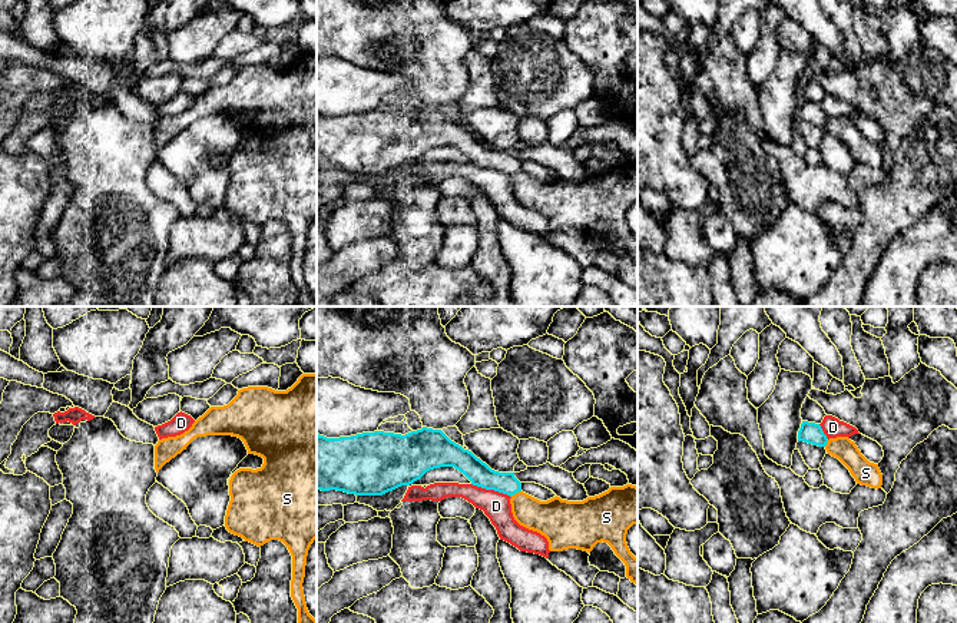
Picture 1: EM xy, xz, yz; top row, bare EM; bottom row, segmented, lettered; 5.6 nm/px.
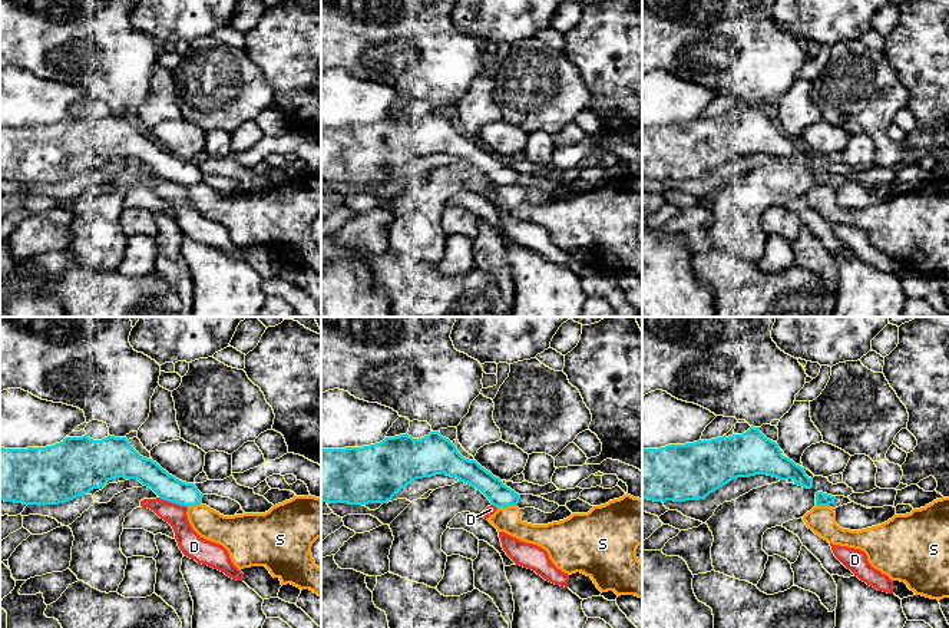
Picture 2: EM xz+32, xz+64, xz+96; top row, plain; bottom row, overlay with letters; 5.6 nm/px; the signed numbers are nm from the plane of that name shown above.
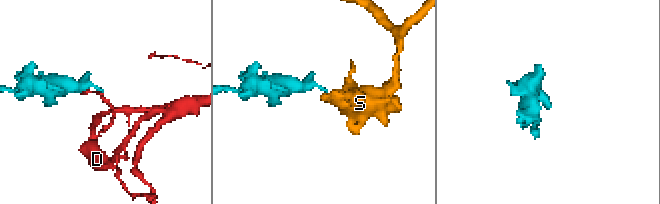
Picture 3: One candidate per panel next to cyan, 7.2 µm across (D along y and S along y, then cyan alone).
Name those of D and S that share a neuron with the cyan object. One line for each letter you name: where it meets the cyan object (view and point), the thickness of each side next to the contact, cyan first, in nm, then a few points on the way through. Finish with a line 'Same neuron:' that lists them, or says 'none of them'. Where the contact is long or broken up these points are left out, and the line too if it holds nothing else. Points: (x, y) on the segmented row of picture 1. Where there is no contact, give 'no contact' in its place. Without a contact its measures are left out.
Same neuron: none of them

